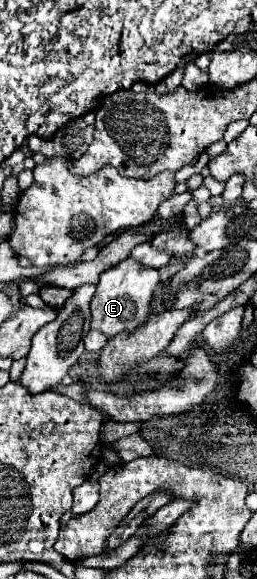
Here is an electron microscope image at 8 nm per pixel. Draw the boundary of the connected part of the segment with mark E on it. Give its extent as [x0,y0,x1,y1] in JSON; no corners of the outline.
[91,258,159,338]

